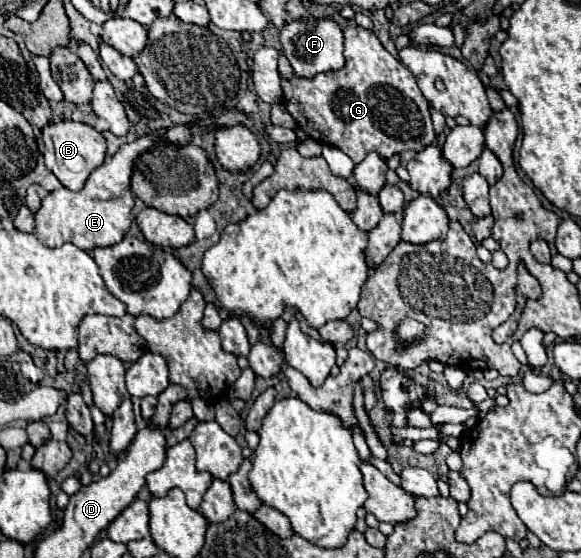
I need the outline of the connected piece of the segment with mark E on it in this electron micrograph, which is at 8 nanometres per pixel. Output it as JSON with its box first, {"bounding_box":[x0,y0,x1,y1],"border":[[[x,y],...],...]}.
{"bounding_box":[33,124,193,250],"border":[[[175,124],[165,134],[151,136],[151,138],[137,138],[135,142],[123,144],[115,156],[105,158],[105,162],[91,172],[83,190],[73,192],[67,188],[59,188],[47,194],[41,202],[41,208],[35,212],[37,226],[33,234],[39,238],[41,244],[49,248],[57,248],[65,242],[73,242],[81,250],[93,250],[97,246],[113,246],[121,242],[127,230],[131,228],[133,192],[131,192],[129,180],[131,180],[135,158],[145,150],[153,148],[153,144],[159,138],[167,138],[169,142],[175,142],[175,144],[185,144],[191,140],[191,136],[193,136],[191,128],[187,128],[185,124]]]}

